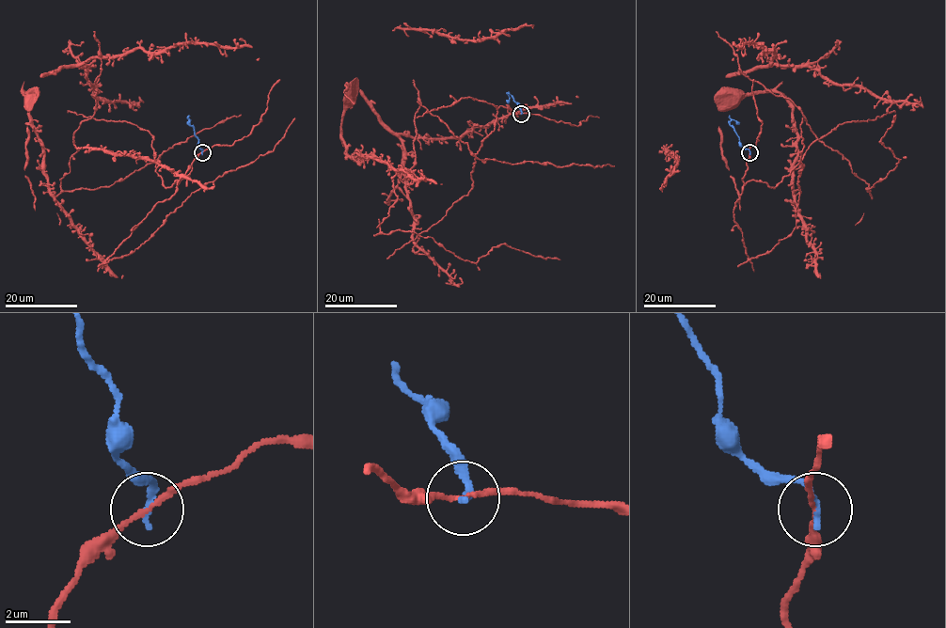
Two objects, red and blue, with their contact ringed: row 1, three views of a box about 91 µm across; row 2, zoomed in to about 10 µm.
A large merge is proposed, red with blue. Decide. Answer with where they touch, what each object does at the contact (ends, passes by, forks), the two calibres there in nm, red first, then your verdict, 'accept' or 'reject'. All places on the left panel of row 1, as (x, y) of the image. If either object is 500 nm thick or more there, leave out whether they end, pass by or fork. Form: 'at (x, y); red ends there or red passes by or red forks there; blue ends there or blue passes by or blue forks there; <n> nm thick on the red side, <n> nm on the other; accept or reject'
at (202, 152); red passes by; blue ends there; 130 nm thick on the red side, 240 nm on the other; reject

